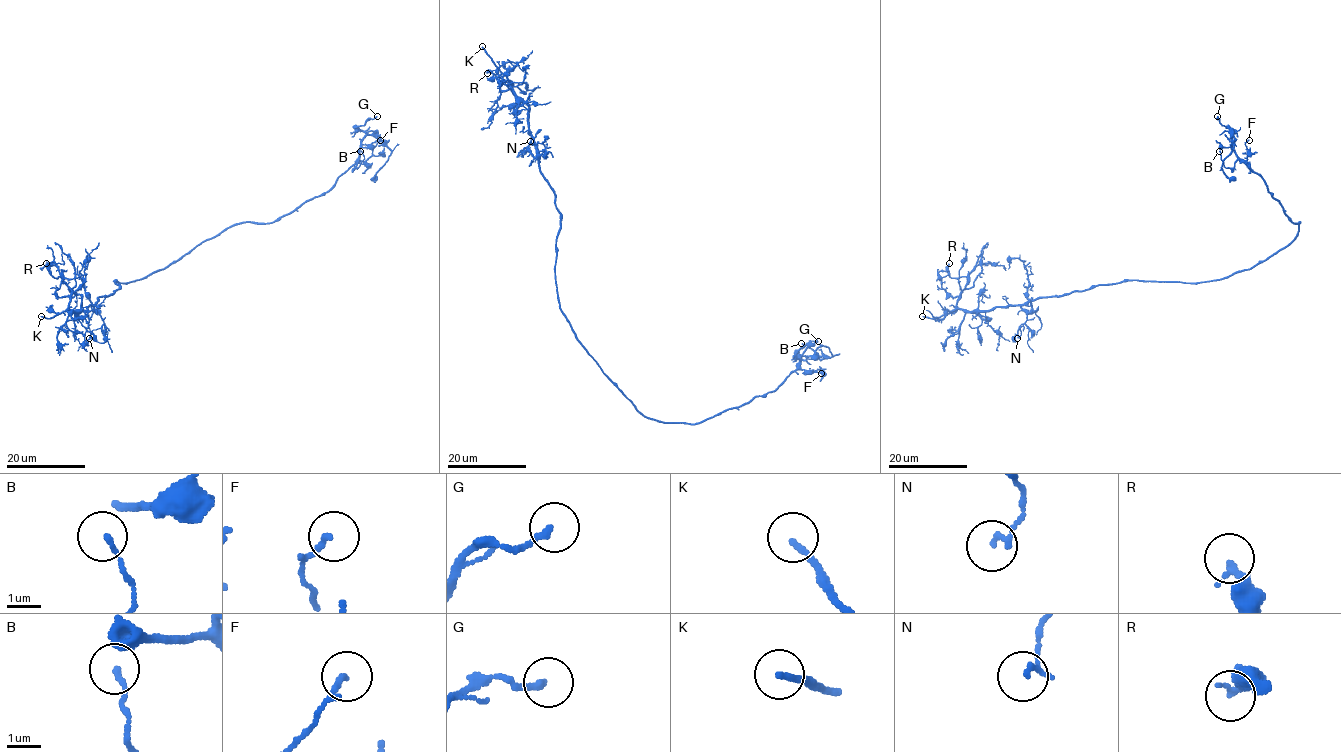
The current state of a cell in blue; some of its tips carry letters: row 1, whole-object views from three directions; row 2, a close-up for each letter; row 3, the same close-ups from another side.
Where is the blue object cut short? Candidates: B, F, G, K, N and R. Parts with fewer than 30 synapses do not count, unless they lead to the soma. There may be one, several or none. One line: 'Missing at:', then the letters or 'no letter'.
Missing at: K

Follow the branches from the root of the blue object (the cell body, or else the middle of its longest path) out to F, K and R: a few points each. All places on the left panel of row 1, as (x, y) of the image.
F: (148, 275), (236, 224), (271, 223), (315, 196), (324, 195), (351, 166), (365, 161), (380, 140)
K: (148, 275), (128, 283), (115, 280), (119, 288), (100, 296), (87, 311), (67, 308), (50, 318), (41, 316)
R: (148, 275), (115, 280), (119, 288), (110, 295), (87, 311), (72, 311), (71, 290), (46, 263)

